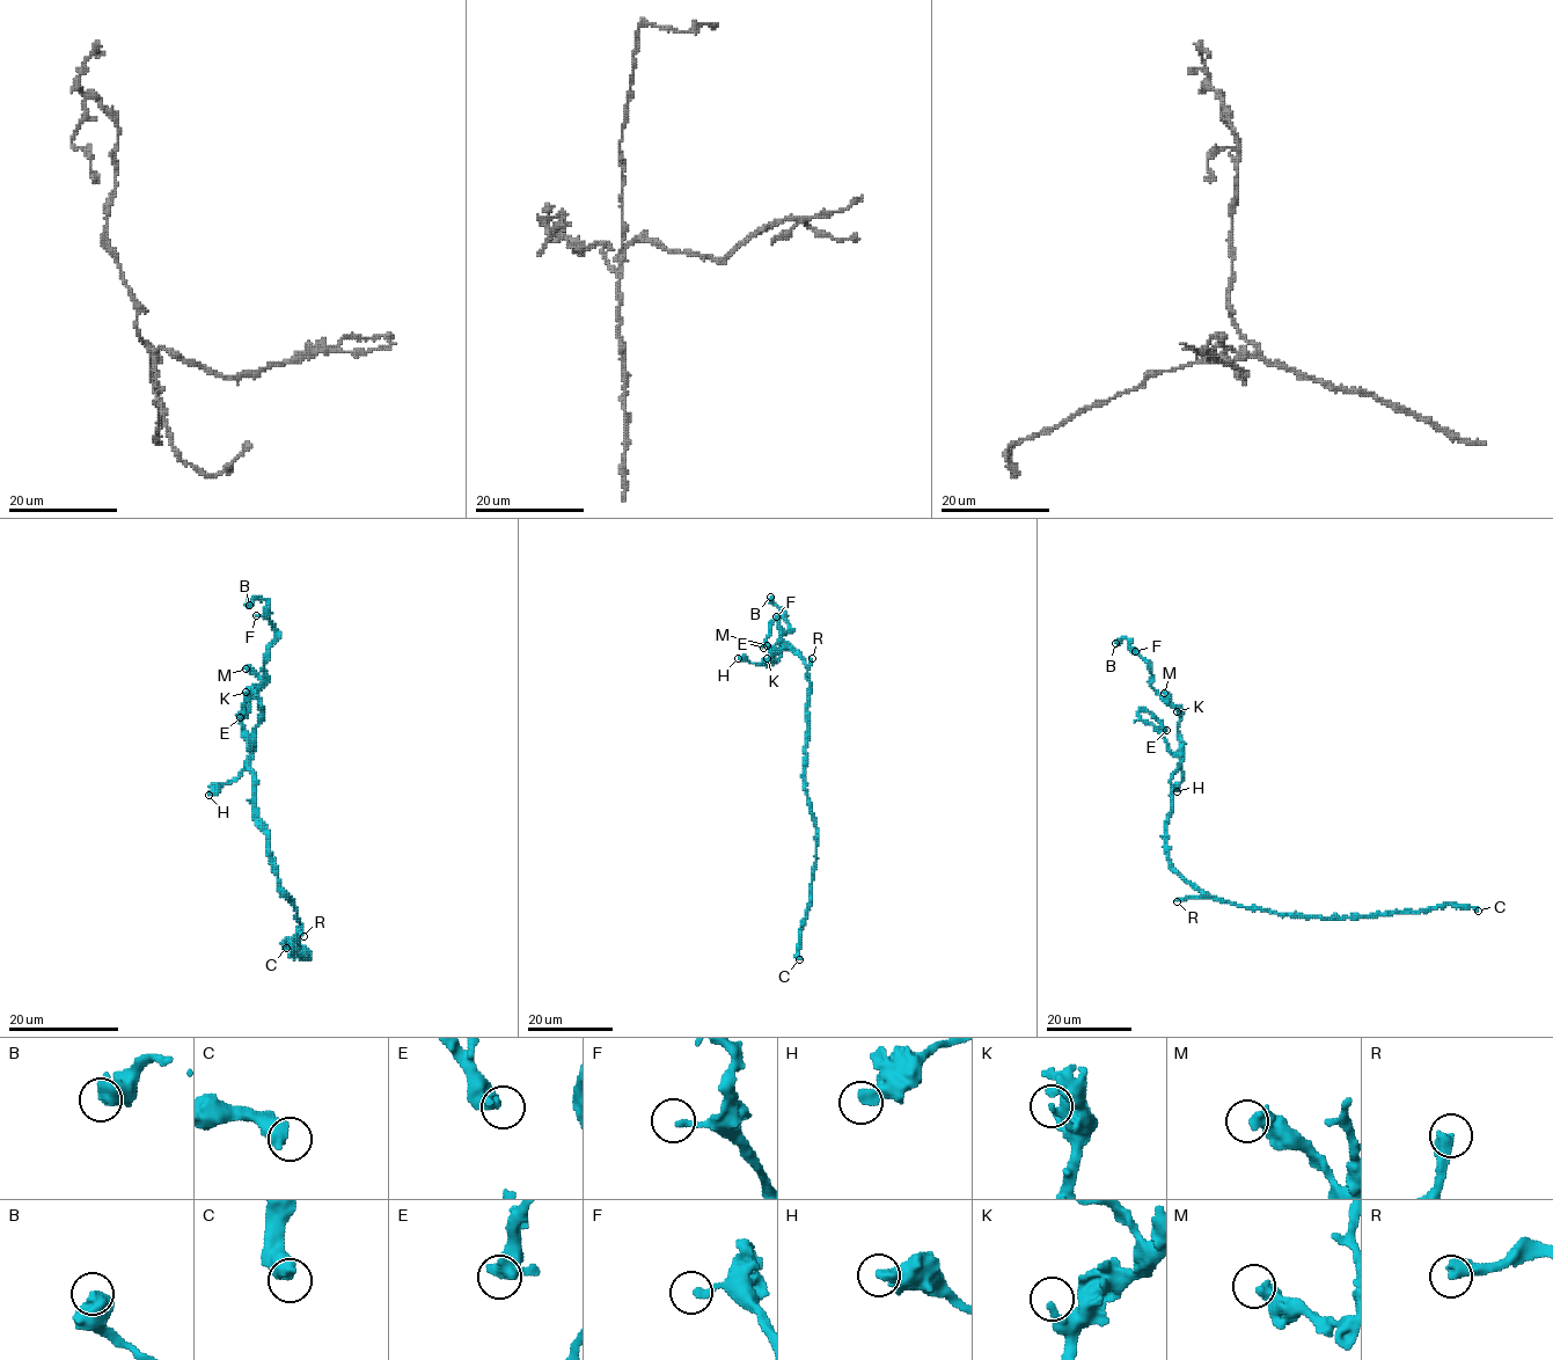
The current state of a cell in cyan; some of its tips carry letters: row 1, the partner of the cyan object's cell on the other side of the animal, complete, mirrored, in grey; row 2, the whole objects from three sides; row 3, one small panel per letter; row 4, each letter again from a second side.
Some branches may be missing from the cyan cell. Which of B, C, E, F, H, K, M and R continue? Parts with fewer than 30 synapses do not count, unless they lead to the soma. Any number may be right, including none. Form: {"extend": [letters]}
{"extend": ["R"]}

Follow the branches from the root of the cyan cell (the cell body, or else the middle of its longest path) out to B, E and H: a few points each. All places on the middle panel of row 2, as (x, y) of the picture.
B: (807, 666), (786, 648), (773, 662), (763, 660), (778, 657), (782, 635), (790, 630), (785, 612), (770, 597)
E: (807, 666), (792, 649), (786, 648), (775, 652), (770, 660), (779, 637), (776, 619), (763, 648)
H: (807, 666), (792, 649), (786, 648), (775, 652), (766, 664), (738, 658)

